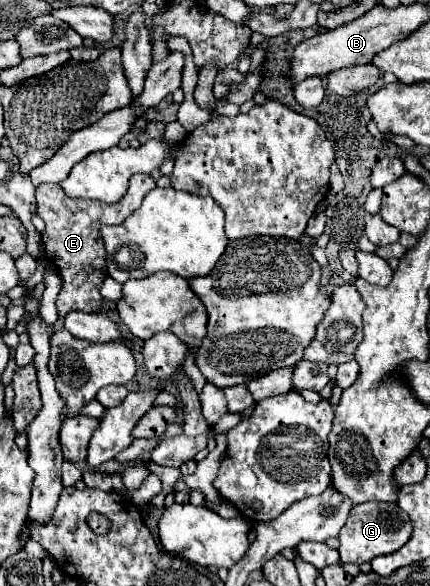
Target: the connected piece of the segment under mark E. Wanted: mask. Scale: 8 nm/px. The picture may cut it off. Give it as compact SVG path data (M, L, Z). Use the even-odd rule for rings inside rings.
M133 175L129 181L129 189L119 203L107 205L91 199L71 199L59 185L47 183L35 189L37 197L37 215L45 221L43 231L43 251L47 261L57 269L57 275L63 281L63 287L57 297L57 313L59 319L65 319L71 311L83 313L99 313L103 307L101 285L107 279L105 265L105 247L101 243L99 229L103 225L119 225L123 223L135 209L139 209L145 195L155 189L155 181L151 175Z

